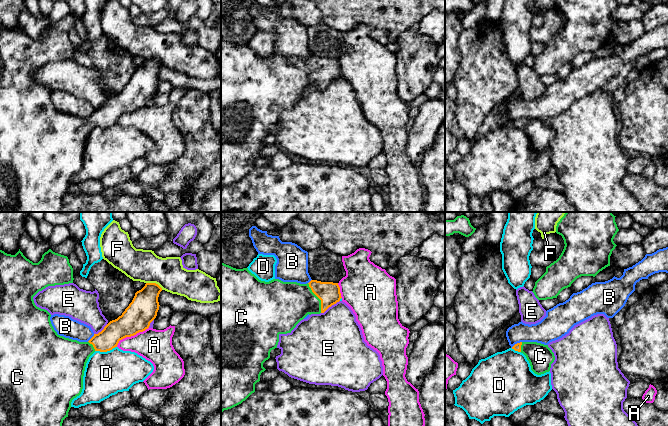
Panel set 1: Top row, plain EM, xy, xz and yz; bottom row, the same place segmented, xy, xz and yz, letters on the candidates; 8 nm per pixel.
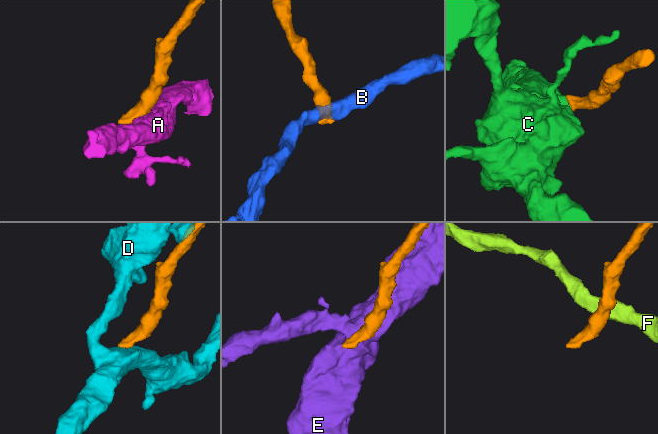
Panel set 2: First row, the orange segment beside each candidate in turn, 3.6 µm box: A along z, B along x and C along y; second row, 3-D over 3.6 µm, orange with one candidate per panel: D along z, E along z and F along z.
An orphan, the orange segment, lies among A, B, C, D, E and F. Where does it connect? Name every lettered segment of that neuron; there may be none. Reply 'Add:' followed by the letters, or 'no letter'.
Add: C

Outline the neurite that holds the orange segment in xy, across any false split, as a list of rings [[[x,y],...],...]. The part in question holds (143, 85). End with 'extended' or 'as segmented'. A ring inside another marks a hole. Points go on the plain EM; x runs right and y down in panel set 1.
[[[20,25],[15,31],[0,26],[0,212],[59,212],[72,176],[82,168],[89,133],[95,127],[110,127],[120,116],[145,107],[157,92],[162,64],[146,59],[122,91],[88,118],[60,112],[51,100],[51,90],[37,83],[33,73],[48,62],[73,56],[68,33],[51,25],[38,39],[27,35]]] | extended

